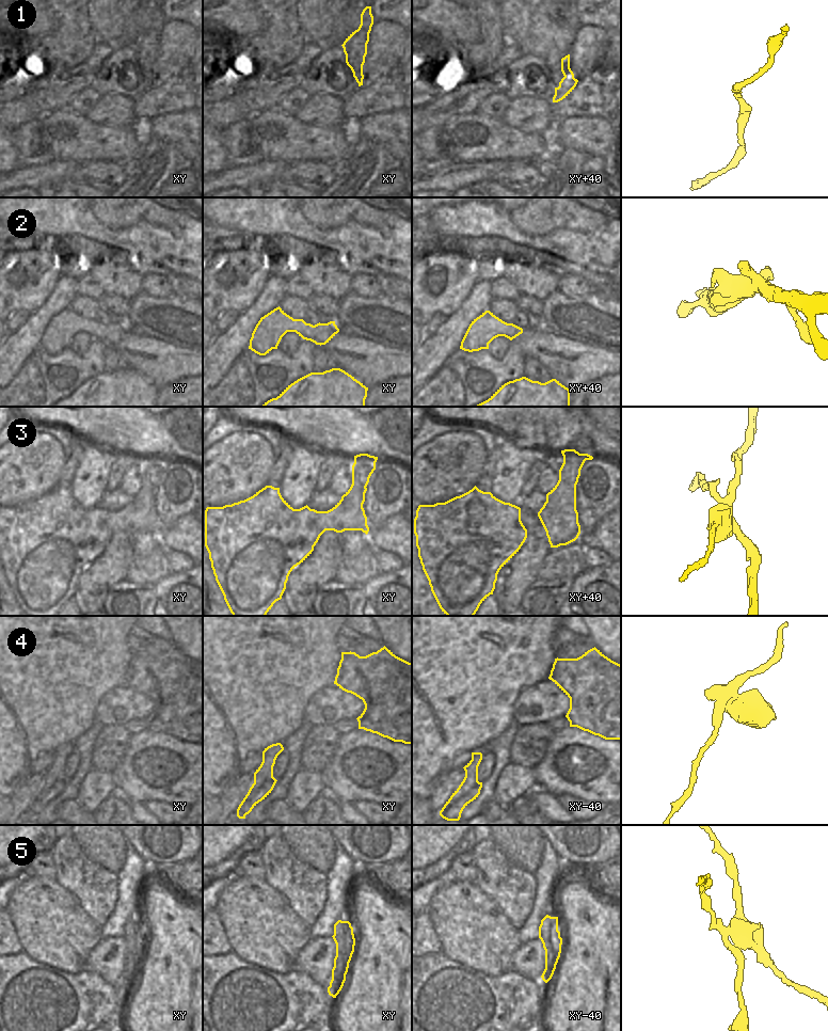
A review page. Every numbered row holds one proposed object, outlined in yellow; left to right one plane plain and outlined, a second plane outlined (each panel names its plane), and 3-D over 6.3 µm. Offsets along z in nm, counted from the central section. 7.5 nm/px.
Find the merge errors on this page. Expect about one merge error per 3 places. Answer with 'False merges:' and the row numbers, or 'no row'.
False merges: 3, 5

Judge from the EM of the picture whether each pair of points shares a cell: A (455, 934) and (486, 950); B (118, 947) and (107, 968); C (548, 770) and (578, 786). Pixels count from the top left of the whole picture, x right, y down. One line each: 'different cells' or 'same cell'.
A: same cell
B: same cell
C: same cell

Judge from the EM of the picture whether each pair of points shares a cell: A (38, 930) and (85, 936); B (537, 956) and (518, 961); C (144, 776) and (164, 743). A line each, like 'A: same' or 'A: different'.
A: same
B: same
C: same

